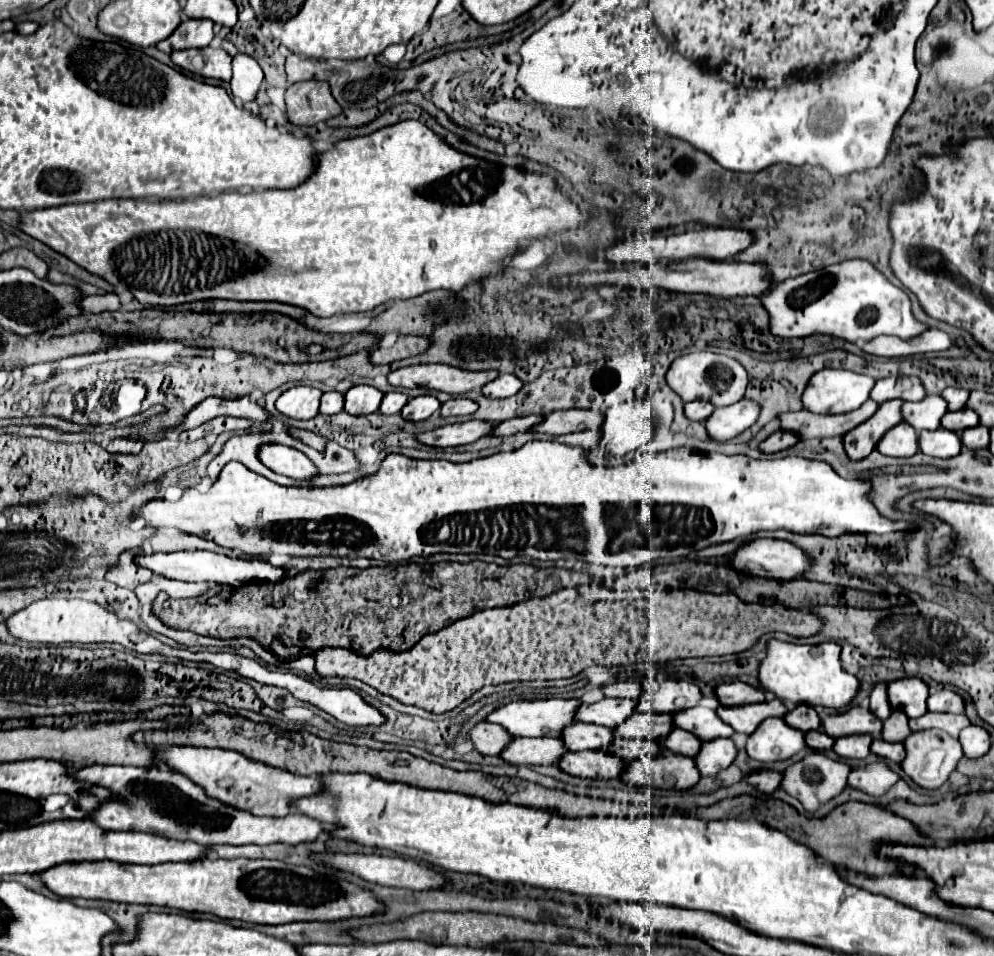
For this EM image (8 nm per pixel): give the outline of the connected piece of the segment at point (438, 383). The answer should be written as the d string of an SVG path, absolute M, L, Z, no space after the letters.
M423 364L423 366L409 366L395 370L387 376L389 384L401 388L415 388L423 386L429 390L441 390L447 394L465 394L473 388L481 388L487 382L499 376L497 370L483 370L483 372L469 372L463 368L455 368L449 364Z

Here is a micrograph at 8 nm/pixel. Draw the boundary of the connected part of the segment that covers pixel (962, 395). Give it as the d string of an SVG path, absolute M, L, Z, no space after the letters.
M945 388L943 392L941 392L941 396L947 400L947 404L949 404L949 410L961 410L961 408L965 408L965 404L967 404L967 400L969 400L969 390L965 390L965 388Z

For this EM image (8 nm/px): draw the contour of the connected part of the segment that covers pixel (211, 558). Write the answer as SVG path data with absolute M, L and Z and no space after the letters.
M195 550L195 552L155 552L155 554L137 554L135 564L141 568L149 568L151 572L163 574L165 578L173 578L173 580L183 580L183 582L217 582L217 584L225 584L225 586L241 586L249 580L281 580L285 578L285 570L283 568L275 568L269 562L263 560L241 560L241 558L229 558L223 554L215 554L215 552L203 552L203 550Z

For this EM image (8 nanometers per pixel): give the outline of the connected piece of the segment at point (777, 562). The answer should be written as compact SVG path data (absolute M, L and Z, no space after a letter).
M757 538L739 548L731 556L731 564L753 576L793 580L809 570L813 556L787 540Z

